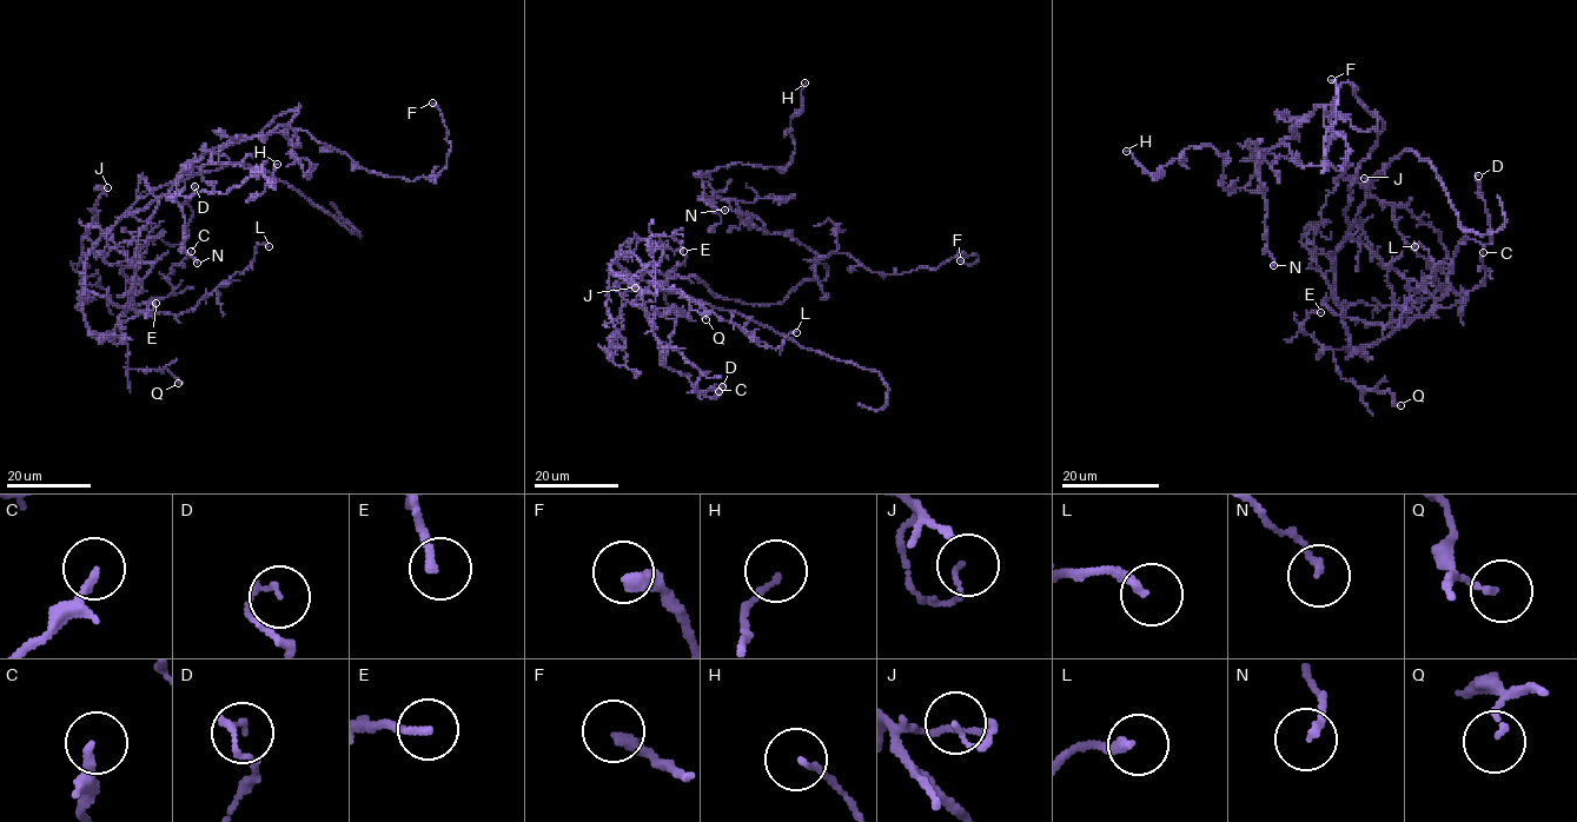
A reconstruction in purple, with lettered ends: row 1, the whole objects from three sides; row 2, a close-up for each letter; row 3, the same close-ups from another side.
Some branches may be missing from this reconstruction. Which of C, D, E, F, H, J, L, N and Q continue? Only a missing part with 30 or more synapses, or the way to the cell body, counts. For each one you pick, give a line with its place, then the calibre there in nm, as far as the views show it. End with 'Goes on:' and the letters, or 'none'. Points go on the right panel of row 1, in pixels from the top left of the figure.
Goes on: none

